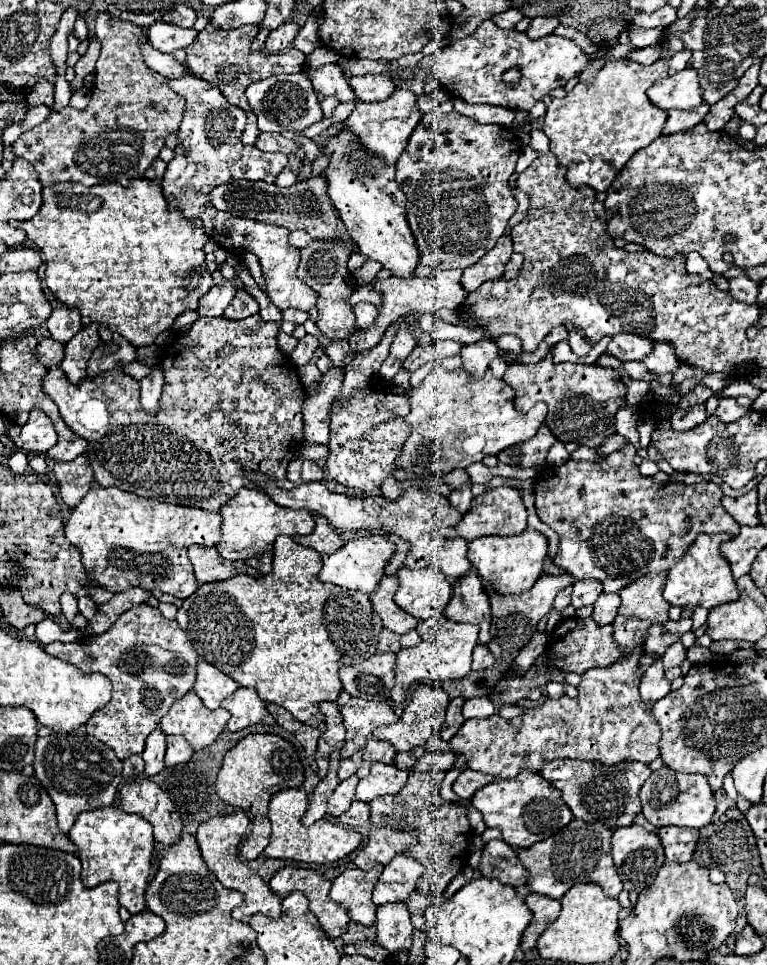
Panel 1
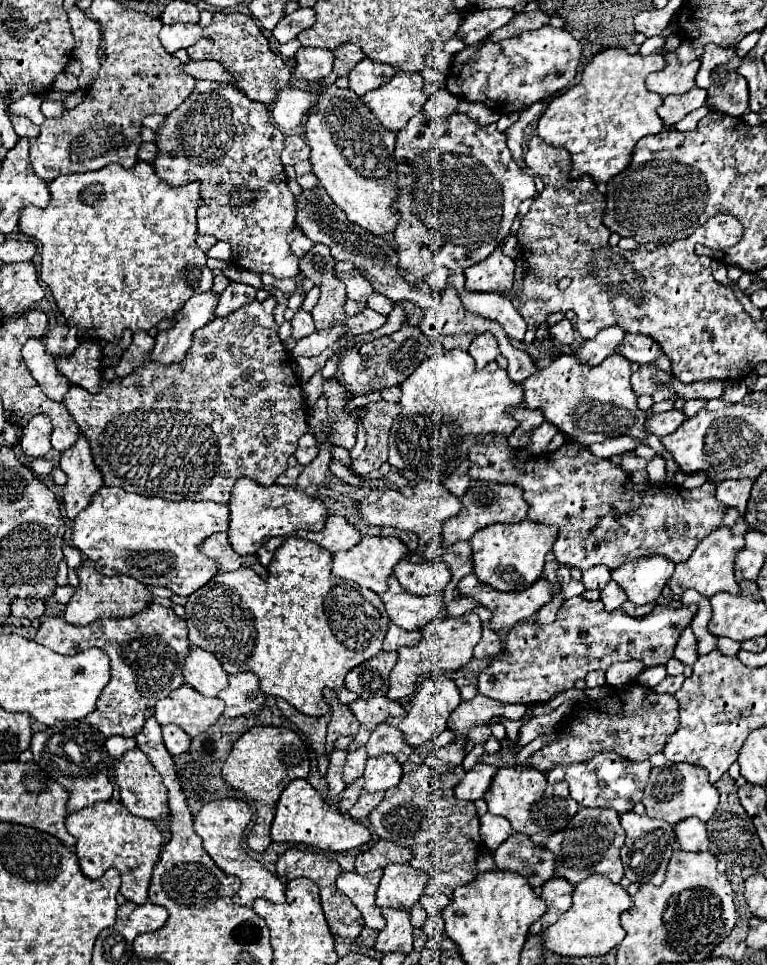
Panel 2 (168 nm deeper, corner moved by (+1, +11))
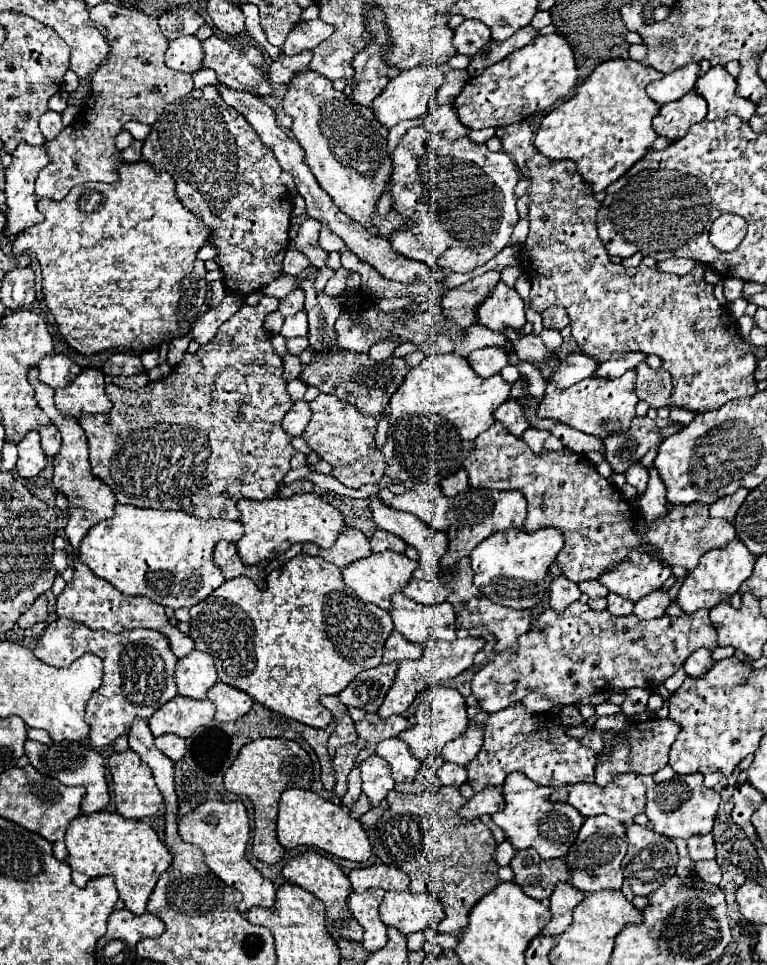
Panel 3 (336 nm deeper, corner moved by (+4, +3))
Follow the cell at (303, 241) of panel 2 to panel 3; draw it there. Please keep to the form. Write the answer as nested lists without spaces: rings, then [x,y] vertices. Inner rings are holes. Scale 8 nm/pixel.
[[[288,249],[286,255],[284,255],[284,273],[288,275],[298,275],[302,273],[306,267],[308,267],[308,259],[302,251],[296,251],[296,249]]]

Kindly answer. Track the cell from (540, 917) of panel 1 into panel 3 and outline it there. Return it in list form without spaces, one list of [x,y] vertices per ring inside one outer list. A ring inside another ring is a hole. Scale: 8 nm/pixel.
[[[558,883],[554,893],[550,895],[550,923],[542,929],[542,935],[560,935],[572,921],[572,909],[584,899],[586,895],[574,889],[570,883]]]

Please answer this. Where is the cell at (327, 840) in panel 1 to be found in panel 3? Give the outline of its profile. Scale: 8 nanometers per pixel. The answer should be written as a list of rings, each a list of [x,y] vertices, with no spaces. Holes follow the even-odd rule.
[[[286,789],[280,797],[280,811],[278,811],[278,843],[284,849],[294,849],[298,845],[316,847],[320,851],[326,851],[330,855],[350,859],[364,863],[372,855],[370,841],[366,837],[366,831],[362,829],[358,819],[352,819],[348,815],[348,807],[334,805],[326,799],[322,799],[318,793],[312,793],[308,789]]]

